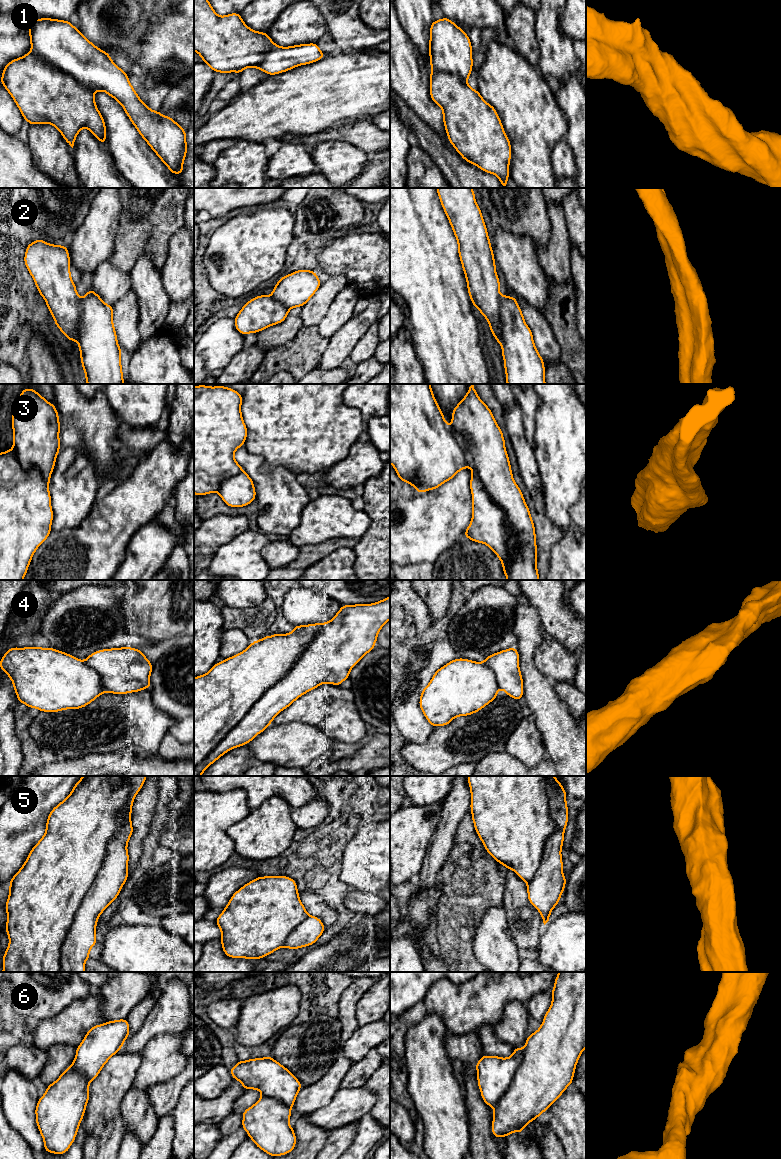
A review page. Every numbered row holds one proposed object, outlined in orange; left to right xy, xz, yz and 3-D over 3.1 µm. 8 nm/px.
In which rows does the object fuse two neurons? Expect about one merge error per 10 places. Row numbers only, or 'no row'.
no row

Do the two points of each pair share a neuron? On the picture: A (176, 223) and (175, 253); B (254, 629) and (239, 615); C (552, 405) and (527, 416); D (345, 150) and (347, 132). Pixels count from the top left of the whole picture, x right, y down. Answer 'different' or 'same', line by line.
A: different
B: same
C: different
D: different

